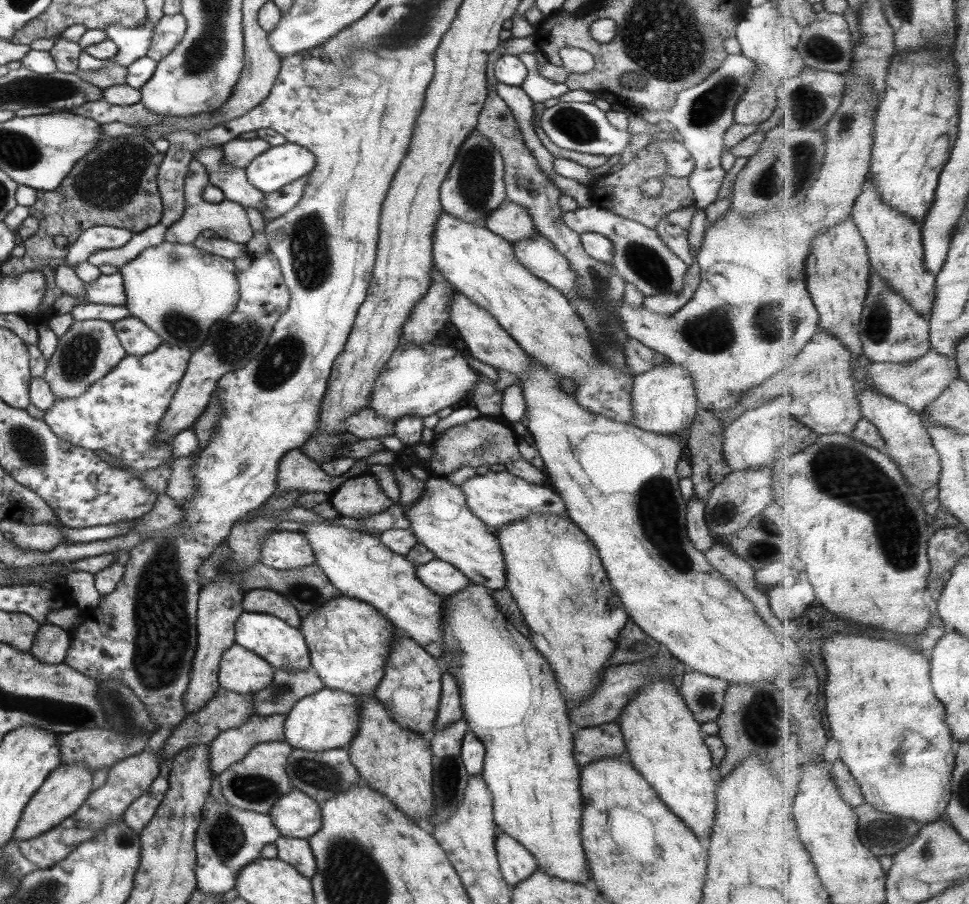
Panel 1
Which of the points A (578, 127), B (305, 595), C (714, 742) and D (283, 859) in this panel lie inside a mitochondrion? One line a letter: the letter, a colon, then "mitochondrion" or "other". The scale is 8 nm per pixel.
A: mitochondrion
B: mitochondrion
C: other
D: other

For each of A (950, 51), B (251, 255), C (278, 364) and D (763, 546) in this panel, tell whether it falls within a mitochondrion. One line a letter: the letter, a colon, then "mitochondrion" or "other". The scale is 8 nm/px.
A: other
B: other
C: mitochondrion
D: mitochondrion

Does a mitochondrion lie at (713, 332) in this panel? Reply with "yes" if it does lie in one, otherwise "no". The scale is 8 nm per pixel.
yes

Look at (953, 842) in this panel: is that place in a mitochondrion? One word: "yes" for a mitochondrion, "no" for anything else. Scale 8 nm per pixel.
no

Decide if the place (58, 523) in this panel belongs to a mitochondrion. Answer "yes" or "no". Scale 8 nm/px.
no

